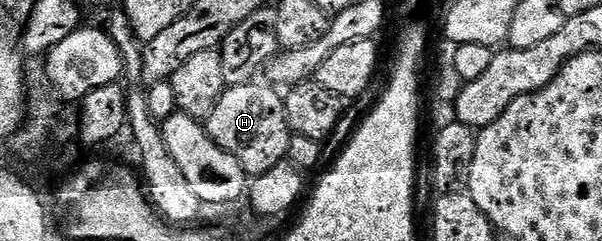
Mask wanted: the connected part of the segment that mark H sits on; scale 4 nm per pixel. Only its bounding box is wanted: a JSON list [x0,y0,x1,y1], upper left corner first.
[206,84,293,178]

